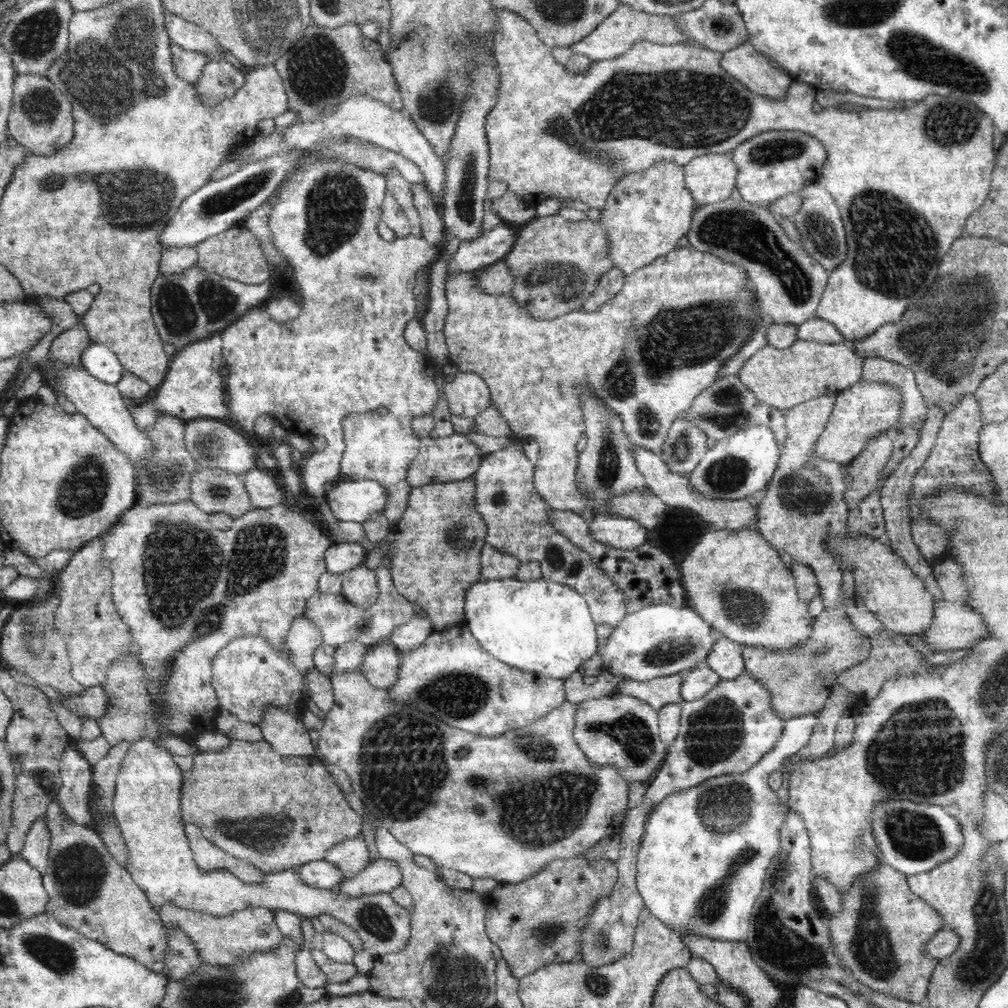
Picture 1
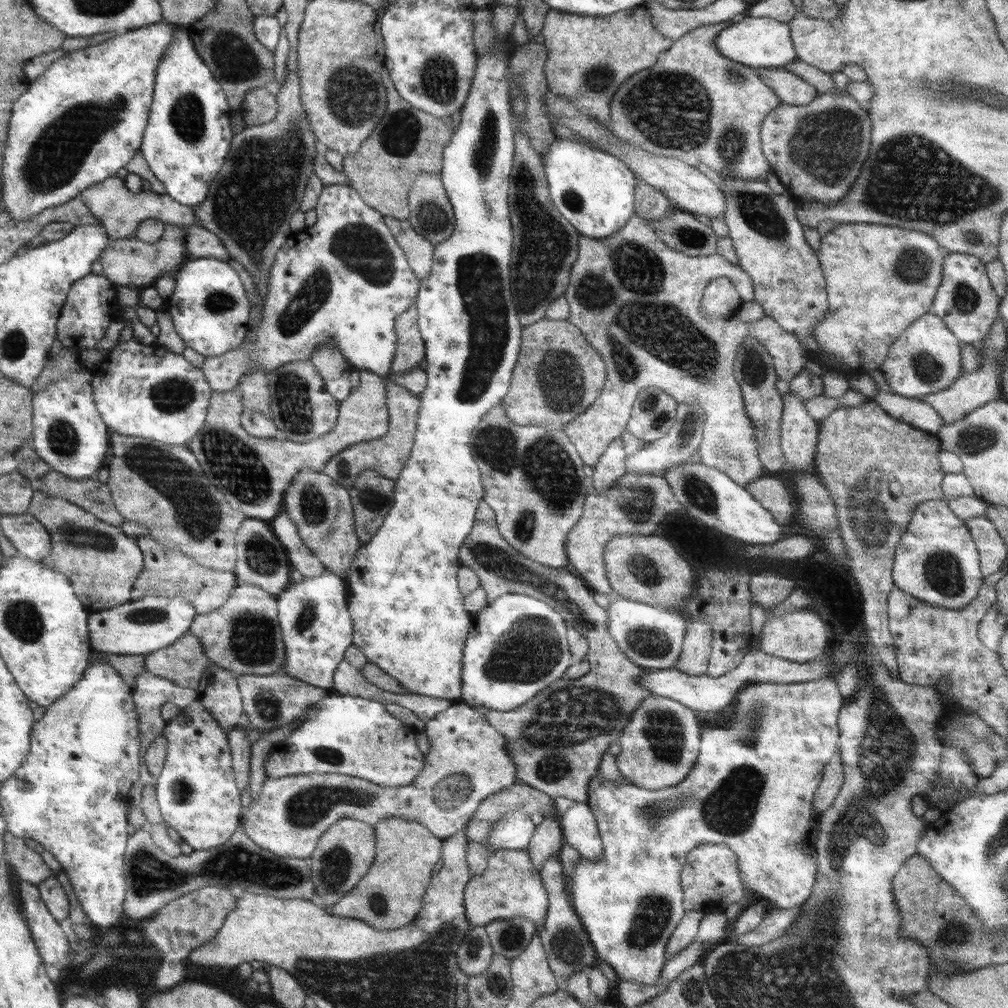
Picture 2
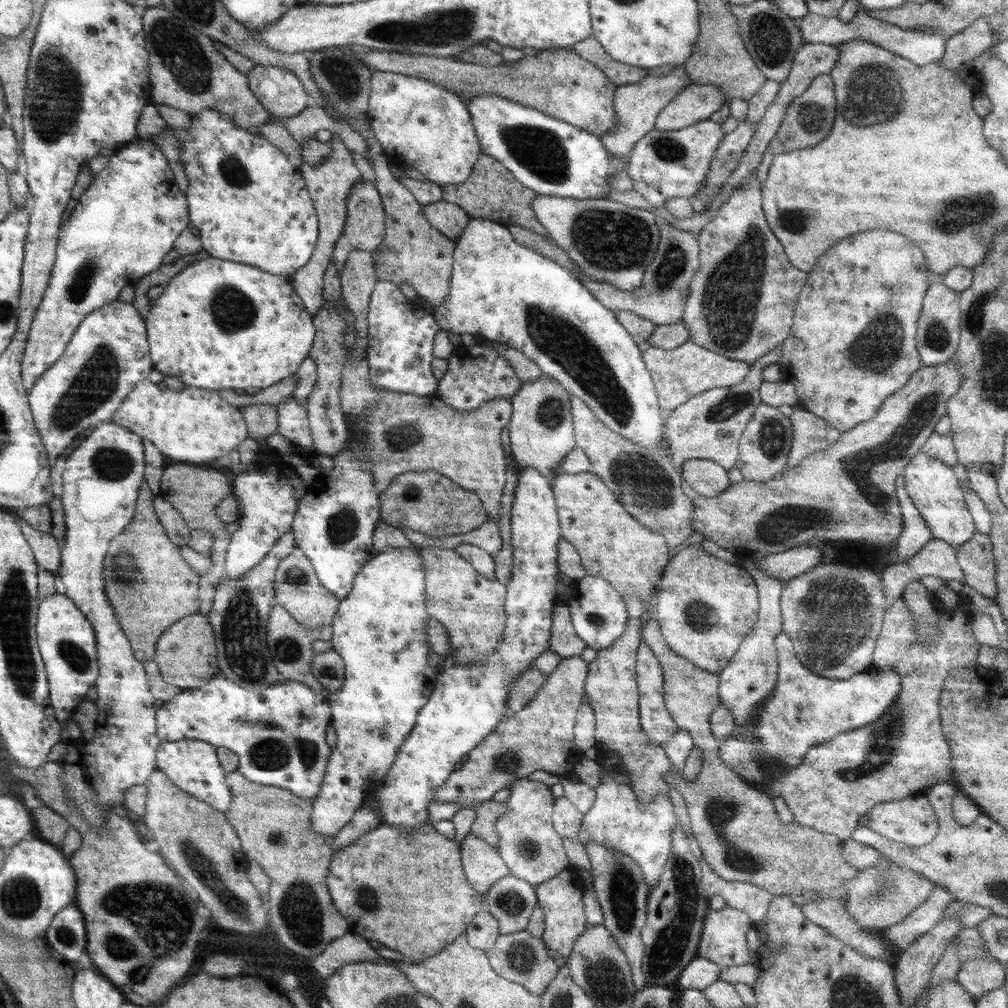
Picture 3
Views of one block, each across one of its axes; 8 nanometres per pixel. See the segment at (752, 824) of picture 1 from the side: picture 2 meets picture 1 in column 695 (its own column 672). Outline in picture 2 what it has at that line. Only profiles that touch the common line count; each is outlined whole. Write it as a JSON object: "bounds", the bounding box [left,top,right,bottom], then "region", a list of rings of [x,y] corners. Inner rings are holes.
{"bounds":[570,651,863,984],"region":[[[857,651],[855,657],[844,666],[844,670],[840,672],[838,681],[834,682],[829,678],[820,678],[819,680],[810,680],[809,682],[781,684],[781,683],[759,683],[746,686],[740,689],[740,692],[734,696],[731,705],[731,713],[718,726],[704,727],[701,729],[701,744],[699,756],[688,773],[688,776],[676,784],[676,786],[668,786],[660,788],[660,790],[646,790],[640,788],[626,780],[620,782],[608,782],[600,776],[600,770],[596,772],[596,776],[590,780],[588,786],[588,806],[597,822],[597,827],[602,839],[602,860],[600,862],[590,862],[586,856],[580,858],[576,870],[572,872],[573,886],[570,892],[571,904],[578,914],[578,918],[582,920],[582,926],[592,942],[597,962],[606,962],[614,968],[619,979],[625,981],[634,981],[642,984],[658,984],[660,980],[660,972],[662,966],[666,964],[666,946],[670,935],[676,930],[676,925],[684,916],[685,908],[683,907],[684,894],[681,888],[681,872],[685,863],[687,854],[702,843],[726,844],[738,858],[738,870],[740,870],[740,881],[742,882],[744,897],[748,894],[760,896],[772,901],[774,906],[789,909],[798,907],[802,902],[810,897],[810,891],[814,887],[818,866],[816,866],[816,832],[817,820],[814,818],[814,792],[822,780],[822,768],[826,766],[826,762],[832,758],[832,754],[838,750],[838,726],[837,718],[839,710],[845,701],[854,699],[854,695],[858,693],[859,684],[863,680],[863,671],[859,670],[861,652]]]}

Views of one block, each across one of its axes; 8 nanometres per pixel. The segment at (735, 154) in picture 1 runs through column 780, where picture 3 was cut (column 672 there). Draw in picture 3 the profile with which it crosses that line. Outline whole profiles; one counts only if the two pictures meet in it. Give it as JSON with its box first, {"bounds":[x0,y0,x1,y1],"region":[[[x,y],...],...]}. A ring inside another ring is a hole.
{"bounds":[626,119,726,212],"region":[[[711,119],[701,120],[678,131],[658,131],[648,132],[632,149],[628,155],[630,162],[626,168],[626,173],[633,180],[634,190],[642,195],[646,201],[655,209],[663,212],[668,198],[688,198],[698,196],[698,192],[704,190],[705,178],[710,172],[710,164],[716,156],[716,148],[726,136],[720,124]]]}

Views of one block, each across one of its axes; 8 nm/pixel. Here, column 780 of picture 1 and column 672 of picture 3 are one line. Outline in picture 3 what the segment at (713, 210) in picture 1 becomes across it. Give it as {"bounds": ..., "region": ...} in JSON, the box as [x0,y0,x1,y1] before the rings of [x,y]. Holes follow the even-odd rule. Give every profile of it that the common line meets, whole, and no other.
{"bounds":[579,211,700,324],"region":[[[655,211],[655,219],[657,220],[661,237],[659,238],[659,245],[654,259],[650,266],[646,268],[640,289],[635,291],[618,290],[615,286],[607,282],[594,280],[585,273],[584,276],[579,278],[579,281],[608,310],[626,310],[657,324],[669,324],[680,321],[683,317],[692,277],[700,267],[698,262],[700,249],[698,234],[681,228],[674,228],[666,221],[663,212]]]}

